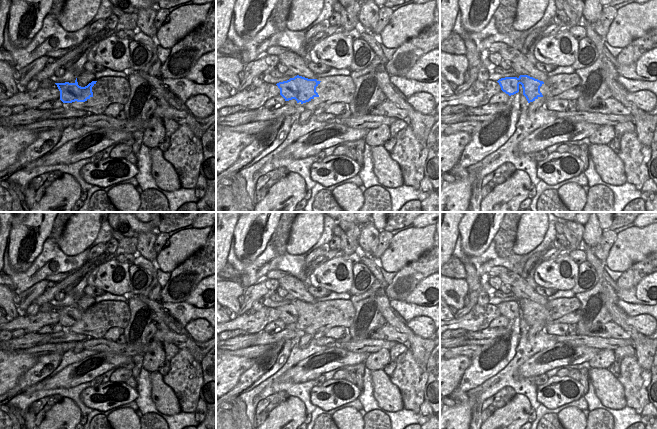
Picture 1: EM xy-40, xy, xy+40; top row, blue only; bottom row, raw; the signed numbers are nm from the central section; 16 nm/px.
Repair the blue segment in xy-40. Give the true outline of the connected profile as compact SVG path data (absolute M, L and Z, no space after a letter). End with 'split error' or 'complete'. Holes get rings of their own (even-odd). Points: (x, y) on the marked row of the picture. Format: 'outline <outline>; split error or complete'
outline M77 78L74 83L55 83L60 91L60 100L63 103L85 102L93 97L92 87L97 81L92 81L85 87L78 85Z; complete

